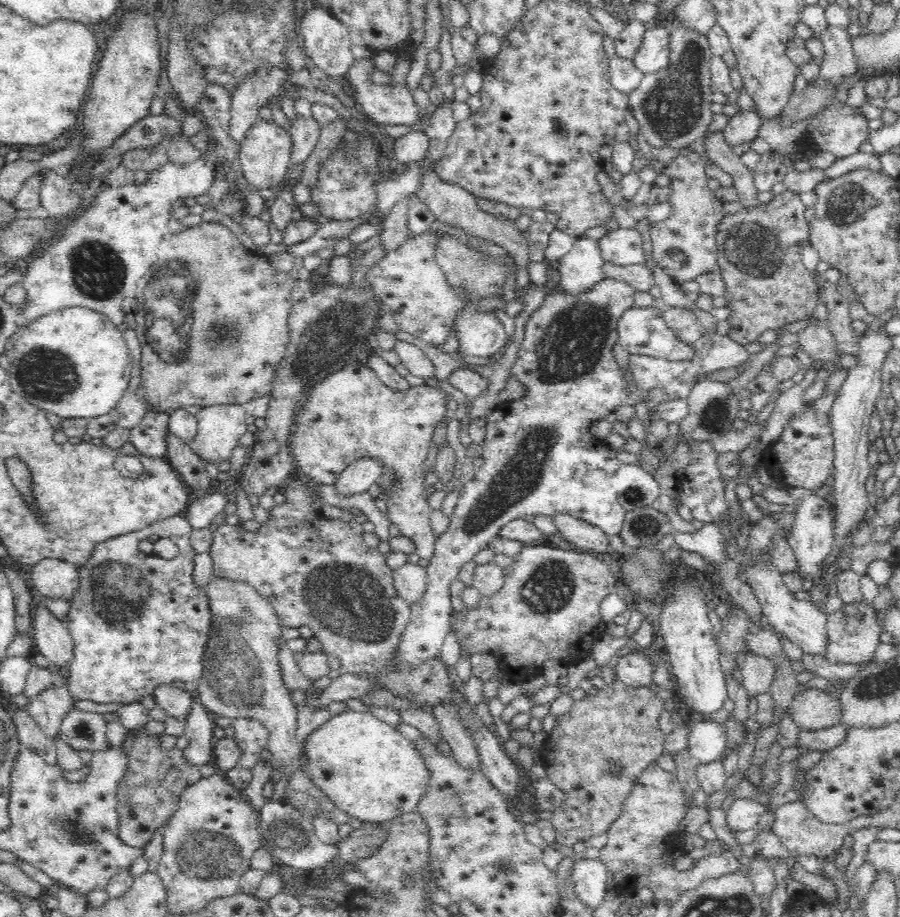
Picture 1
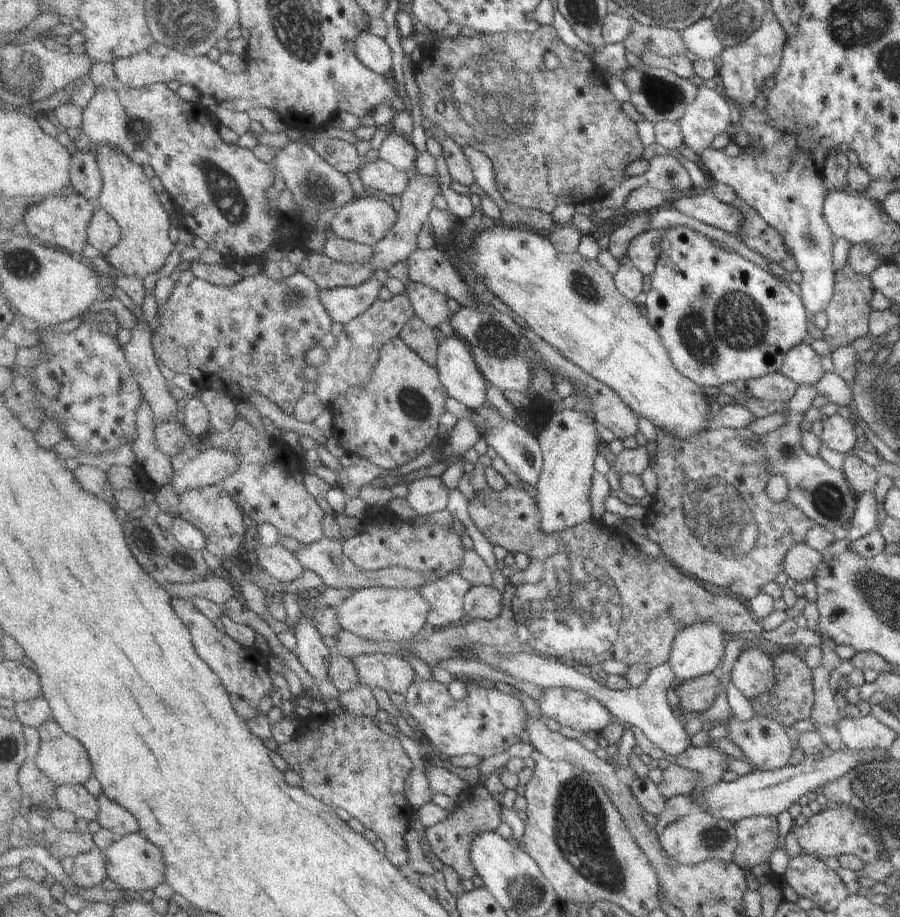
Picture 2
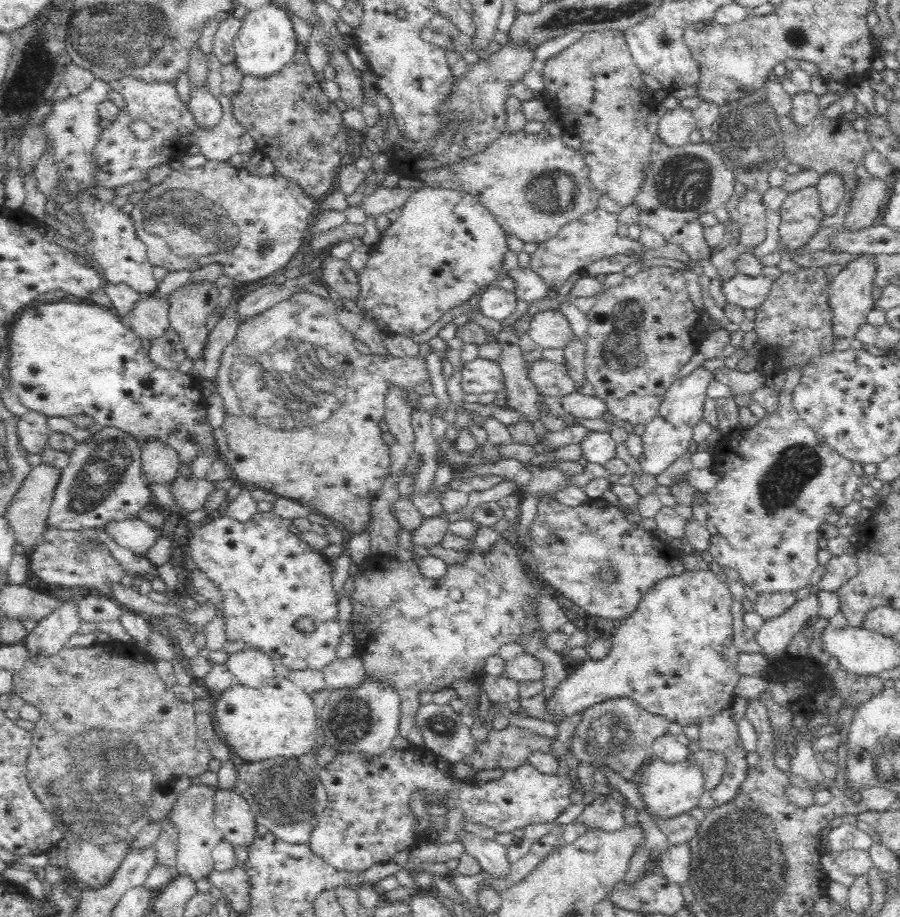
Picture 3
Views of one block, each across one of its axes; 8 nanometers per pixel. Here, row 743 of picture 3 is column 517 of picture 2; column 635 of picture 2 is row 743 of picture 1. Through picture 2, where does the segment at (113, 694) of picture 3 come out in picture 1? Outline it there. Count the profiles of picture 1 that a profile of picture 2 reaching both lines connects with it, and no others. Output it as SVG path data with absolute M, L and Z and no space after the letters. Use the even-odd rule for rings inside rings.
M148 723L130 727L119 746L125 756L126 766L118 779L115 792L117 837L126 846L144 848L153 832L169 820L176 810L179 794L193 782L200 780L200 765L188 761L183 748L164 748L160 735L148 731Z

